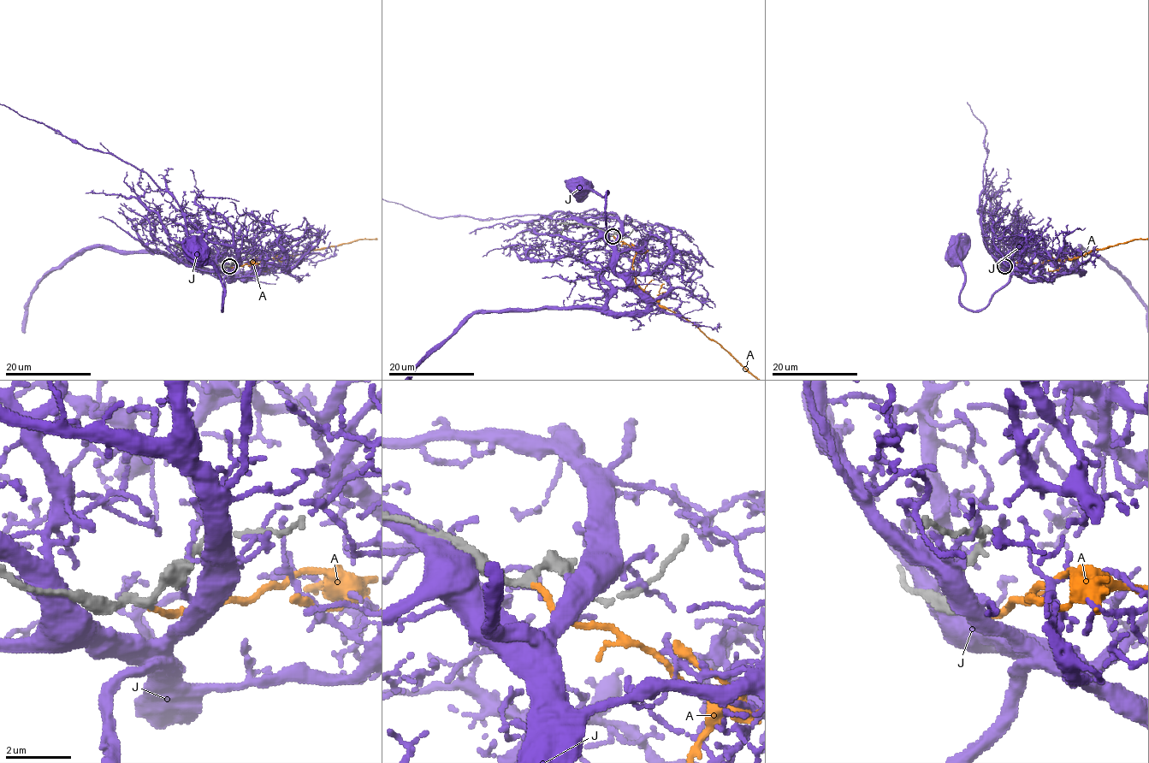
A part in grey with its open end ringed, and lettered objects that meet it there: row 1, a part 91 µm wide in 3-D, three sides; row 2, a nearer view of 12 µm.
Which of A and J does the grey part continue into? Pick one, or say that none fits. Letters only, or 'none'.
A

